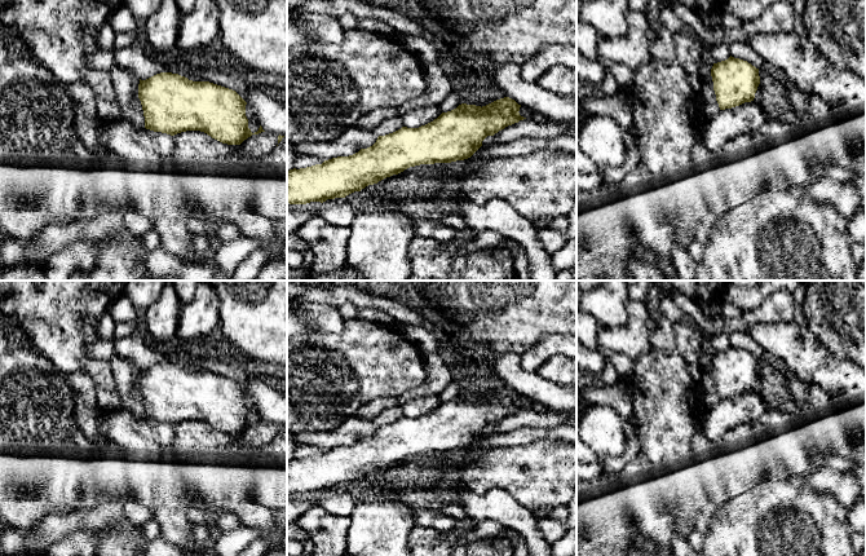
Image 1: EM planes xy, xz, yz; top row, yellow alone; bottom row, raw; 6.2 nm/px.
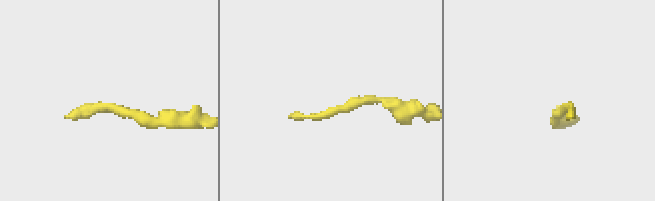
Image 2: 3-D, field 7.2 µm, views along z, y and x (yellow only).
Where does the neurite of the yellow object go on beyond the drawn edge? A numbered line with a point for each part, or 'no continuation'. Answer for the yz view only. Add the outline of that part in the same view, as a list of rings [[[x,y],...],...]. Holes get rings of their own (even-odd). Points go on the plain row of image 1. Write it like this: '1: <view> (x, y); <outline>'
no continuation

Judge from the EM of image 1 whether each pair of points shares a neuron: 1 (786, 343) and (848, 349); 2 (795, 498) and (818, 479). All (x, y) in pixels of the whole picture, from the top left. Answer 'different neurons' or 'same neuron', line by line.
1: different neurons
2: different neurons

